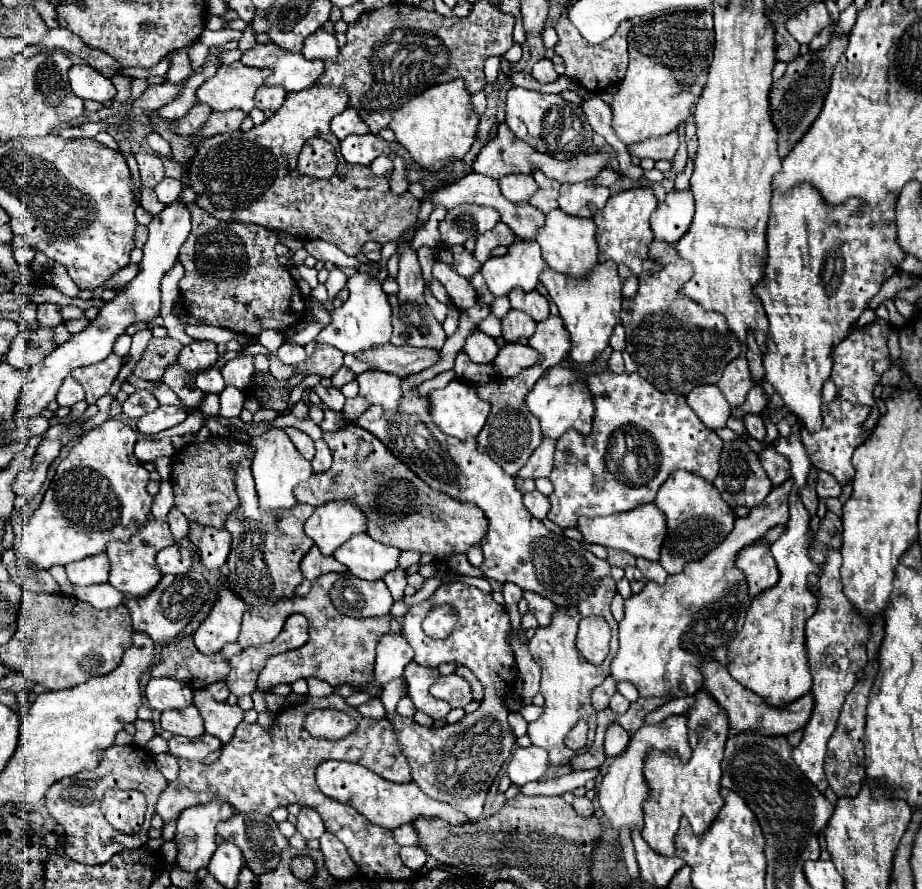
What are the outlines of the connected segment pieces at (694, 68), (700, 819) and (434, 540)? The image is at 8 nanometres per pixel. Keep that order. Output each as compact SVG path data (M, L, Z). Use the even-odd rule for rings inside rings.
M674 12L634 24L628 34L630 64L610 104L612 128L626 146L666 136L692 116L692 108L706 84L712 48L714 28L710 12Z
M700 690L696 694L696 704L688 710L688 726L692 758L686 764L682 764L674 752L652 750L646 758L646 780L650 786L650 798L644 802L642 838L650 844L654 852L662 856L676 856L674 836L682 818L688 818L692 830L702 834L714 822L724 804L720 796L720 762L730 728L726 724L724 710L706 690Z
M348 424L336 432L326 432L324 434L326 444L332 450L334 462L332 468L324 474L314 474L310 480L302 482L294 494L300 504L310 504L310 506L322 506L332 500L350 500L354 502L362 514L366 516L366 526L368 534L388 546L396 546L400 550L414 550L420 554L432 554L436 562L446 562L454 554L466 554L472 546L478 546L482 538L486 536L488 530L488 518L482 514L482 510L474 504L468 502L458 502L442 492L432 490L426 482L422 482L414 472L404 466L390 450L368 430Z

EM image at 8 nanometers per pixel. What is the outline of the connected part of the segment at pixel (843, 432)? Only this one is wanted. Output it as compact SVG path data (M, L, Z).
M834 400L830 406L824 406L822 410L822 430L820 432L804 432L802 442L810 456L810 462L814 466L824 466L828 474L832 474L840 484L846 484L854 478L854 466L852 466L852 454L854 450L868 438L868 434L862 430L862 422L868 418L870 406L854 406L844 400Z

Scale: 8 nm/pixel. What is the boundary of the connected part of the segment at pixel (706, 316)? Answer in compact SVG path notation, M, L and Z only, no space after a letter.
M654 240L650 244L650 256L654 262L658 262L662 268L658 272L642 272L638 292L634 298L626 298L622 304L622 326L626 328L626 352L632 356L632 360L638 366L638 374L652 382L662 392L676 392L676 394L688 394L694 386L702 384L716 384L726 368L740 352L740 344L730 334L726 320L718 312L708 312L700 308L696 302L684 298L680 294L682 284L686 284L692 278L692 266L682 262L676 254L676 248Z

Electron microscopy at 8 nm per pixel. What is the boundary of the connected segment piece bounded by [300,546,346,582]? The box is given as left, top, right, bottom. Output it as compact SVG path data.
M312 546L310 548L310 552L302 558L302 562L300 562L300 570L302 570L302 574L304 574L304 578L306 580L316 580L318 576L322 576L322 574L326 574L326 572L346 572L346 566L342 566L336 558L332 558L332 556L322 556L320 554L320 550L318 550L318 546Z

